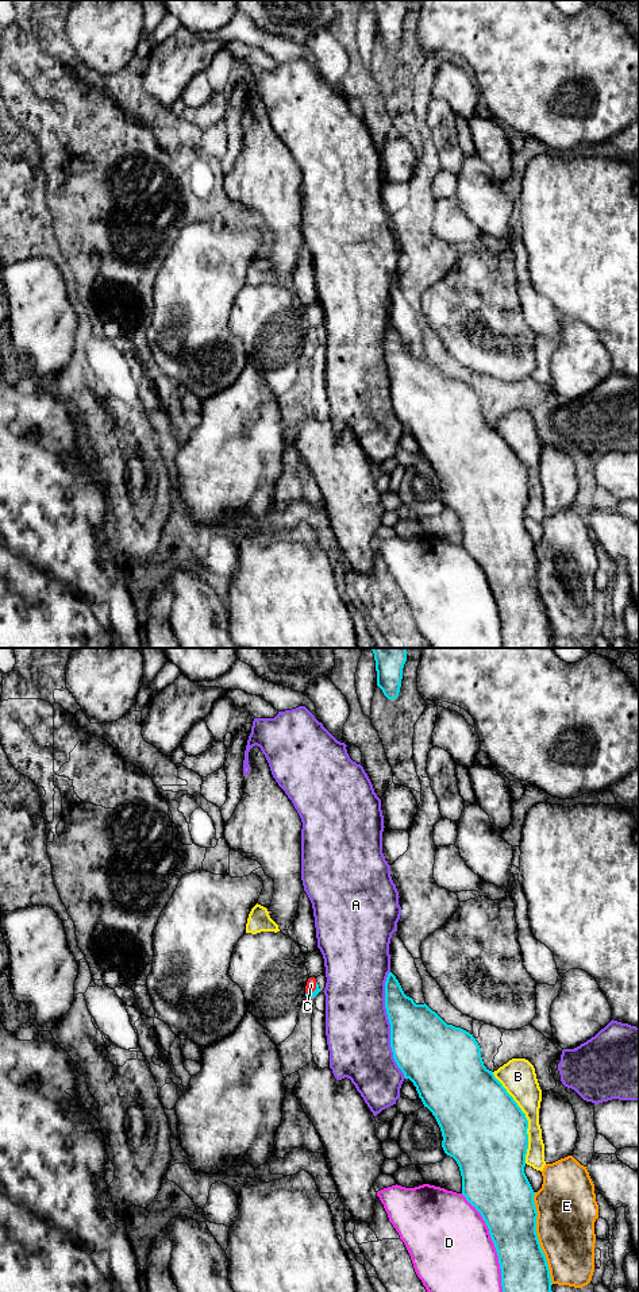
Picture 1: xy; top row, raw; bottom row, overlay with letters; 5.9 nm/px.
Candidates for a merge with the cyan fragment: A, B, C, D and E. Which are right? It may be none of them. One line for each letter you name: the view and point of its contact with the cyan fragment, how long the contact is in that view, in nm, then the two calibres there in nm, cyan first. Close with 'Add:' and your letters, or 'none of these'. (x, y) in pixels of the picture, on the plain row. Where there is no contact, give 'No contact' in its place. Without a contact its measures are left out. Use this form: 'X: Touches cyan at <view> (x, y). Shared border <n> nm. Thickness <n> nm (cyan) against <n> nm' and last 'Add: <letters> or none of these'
C: Touches cyan at xy (315, 342). Shared border 100 nm. Thickness 50 nm (cyan) against 60 nm
Add: C

